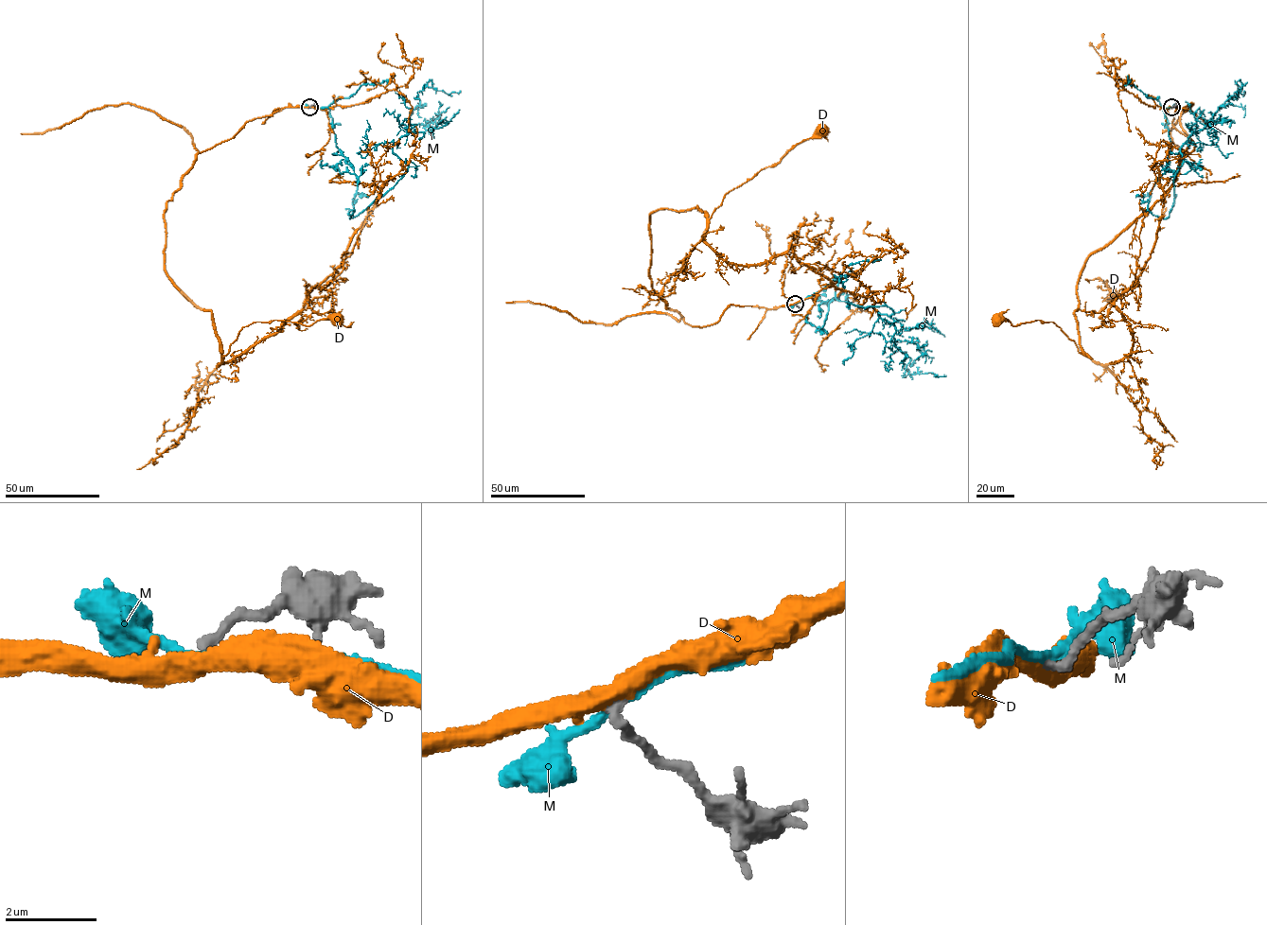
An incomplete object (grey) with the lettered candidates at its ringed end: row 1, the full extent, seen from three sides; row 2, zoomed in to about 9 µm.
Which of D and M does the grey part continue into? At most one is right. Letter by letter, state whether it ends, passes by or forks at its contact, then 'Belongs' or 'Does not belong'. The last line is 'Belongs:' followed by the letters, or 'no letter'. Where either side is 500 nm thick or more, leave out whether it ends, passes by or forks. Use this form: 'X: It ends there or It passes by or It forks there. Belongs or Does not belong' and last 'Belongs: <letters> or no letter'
D: It forks there. Belongs
M: It passes by. Does not belong
Belongs: D

